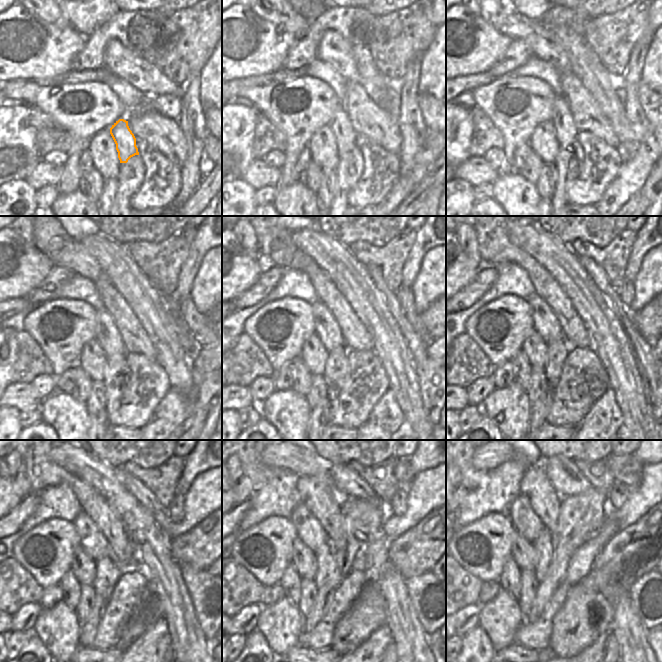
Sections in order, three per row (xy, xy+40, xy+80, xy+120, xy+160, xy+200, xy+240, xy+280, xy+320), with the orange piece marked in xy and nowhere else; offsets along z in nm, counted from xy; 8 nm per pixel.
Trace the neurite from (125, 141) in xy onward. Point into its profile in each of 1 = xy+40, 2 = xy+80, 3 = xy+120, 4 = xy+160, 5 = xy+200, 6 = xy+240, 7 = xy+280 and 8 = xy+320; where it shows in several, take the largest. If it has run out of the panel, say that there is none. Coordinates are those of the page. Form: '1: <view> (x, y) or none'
1: xy+40 (345, 135)
2: xy+80 (566, 131)
3: xy+120 (108, 336)
4: xy+160 (326, 327)
5: xy+200 (545, 322)
6: xy+240 (92, 540)
7: xy+280 (308, 528)
8: xy+320 (528, 524)

